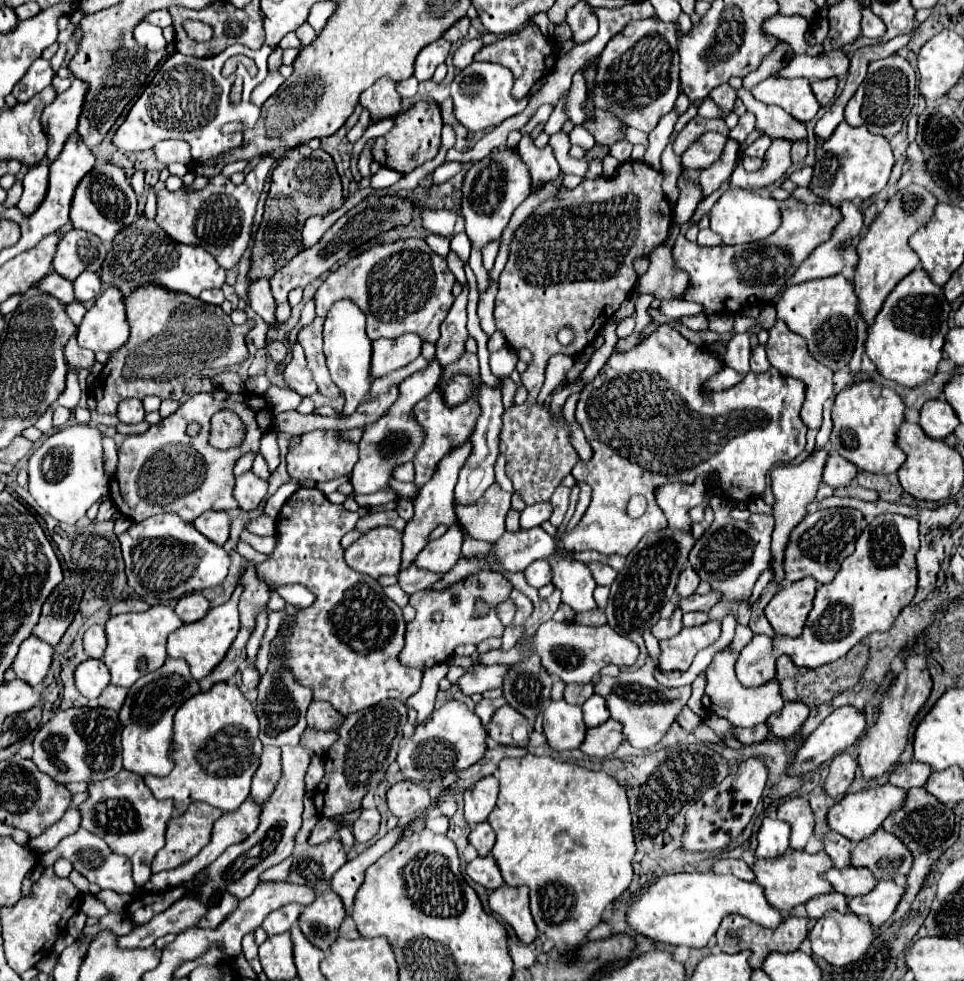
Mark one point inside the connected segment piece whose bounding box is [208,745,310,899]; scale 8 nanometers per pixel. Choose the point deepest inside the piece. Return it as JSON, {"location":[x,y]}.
{"location":[237,870]}

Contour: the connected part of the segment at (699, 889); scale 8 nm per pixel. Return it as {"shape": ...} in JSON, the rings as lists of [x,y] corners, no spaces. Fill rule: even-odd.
{"shape":[[[670,873],[662,875],[652,883],[646,893],[630,905],[626,913],[628,925],[634,933],[640,933],[652,941],[666,945],[686,945],[686,947],[706,947],[708,939],[716,933],[720,921],[728,913],[740,913],[746,919],[764,925],[776,927],[784,917],[768,905],[760,885],[740,881],[732,875],[714,875],[714,873]]]}

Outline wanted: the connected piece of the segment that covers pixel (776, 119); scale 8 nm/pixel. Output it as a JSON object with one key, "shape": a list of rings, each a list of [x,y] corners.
{"shape":[[[744,87],[736,91],[736,97],[746,105],[750,113],[756,115],[756,129],[762,129],[768,137],[772,139],[782,137],[790,141],[806,137],[806,125],[802,121],[796,121],[792,115],[784,113],[780,107],[772,107],[756,101]]]}

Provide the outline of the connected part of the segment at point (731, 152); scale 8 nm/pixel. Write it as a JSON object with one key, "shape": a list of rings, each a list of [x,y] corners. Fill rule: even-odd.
{"shape":[[[728,139],[726,149],[724,149],[724,157],[720,157],[720,161],[716,161],[714,165],[710,165],[708,169],[704,169],[700,173],[698,183],[700,183],[706,197],[712,191],[716,191],[726,179],[730,179],[736,163],[738,163],[738,151],[740,151],[740,145],[734,139]]]}

